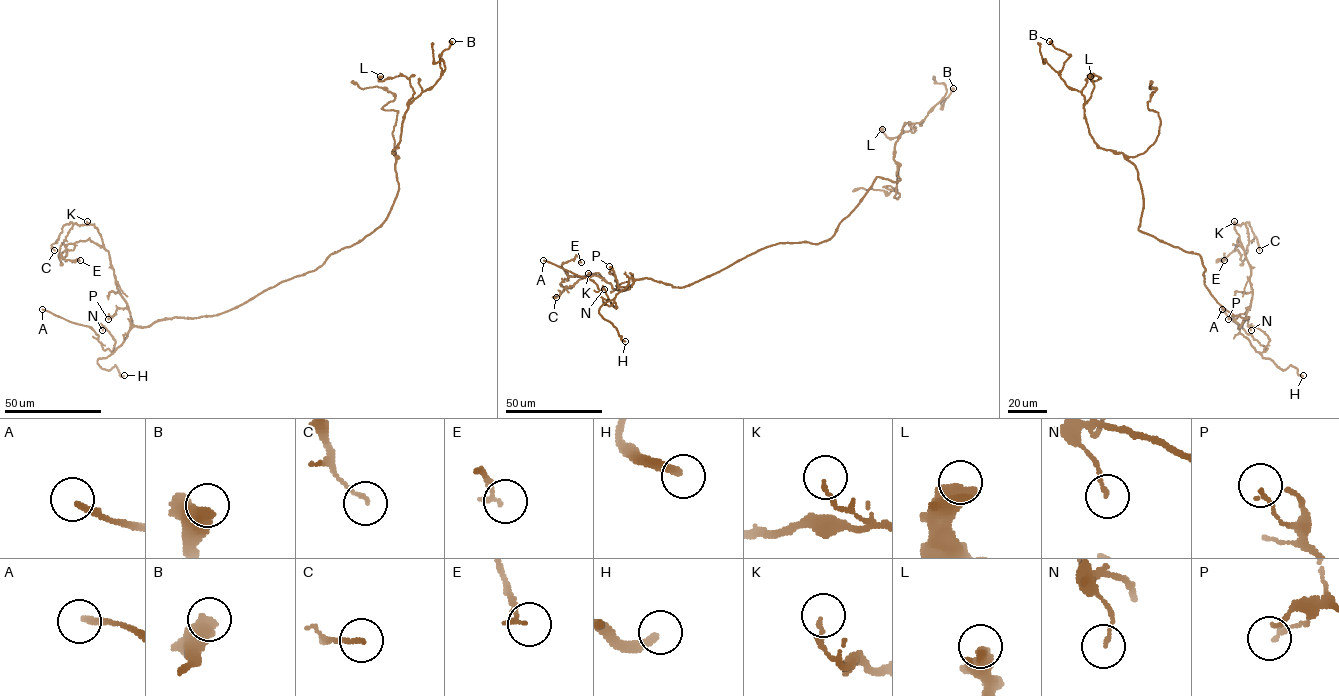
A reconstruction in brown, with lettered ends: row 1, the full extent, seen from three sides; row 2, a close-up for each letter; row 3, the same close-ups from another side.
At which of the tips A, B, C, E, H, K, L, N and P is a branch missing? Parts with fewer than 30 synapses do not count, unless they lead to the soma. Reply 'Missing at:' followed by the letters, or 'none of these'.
Missing at: H

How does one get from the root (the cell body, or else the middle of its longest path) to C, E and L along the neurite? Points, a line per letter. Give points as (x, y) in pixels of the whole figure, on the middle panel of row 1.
C: (805, 242), (771, 245), (683, 287), (642, 278), (619, 291), (595, 273), (556, 297)
E: (805, 242), (771, 245), (681, 287), (642, 278), (619, 291), (562, 267), (576, 255), (581, 262)
L: (805, 242), (828, 240), (877, 177), (900, 180), (895, 143), (906, 122), (916, 130), (888, 138), (882, 129)

